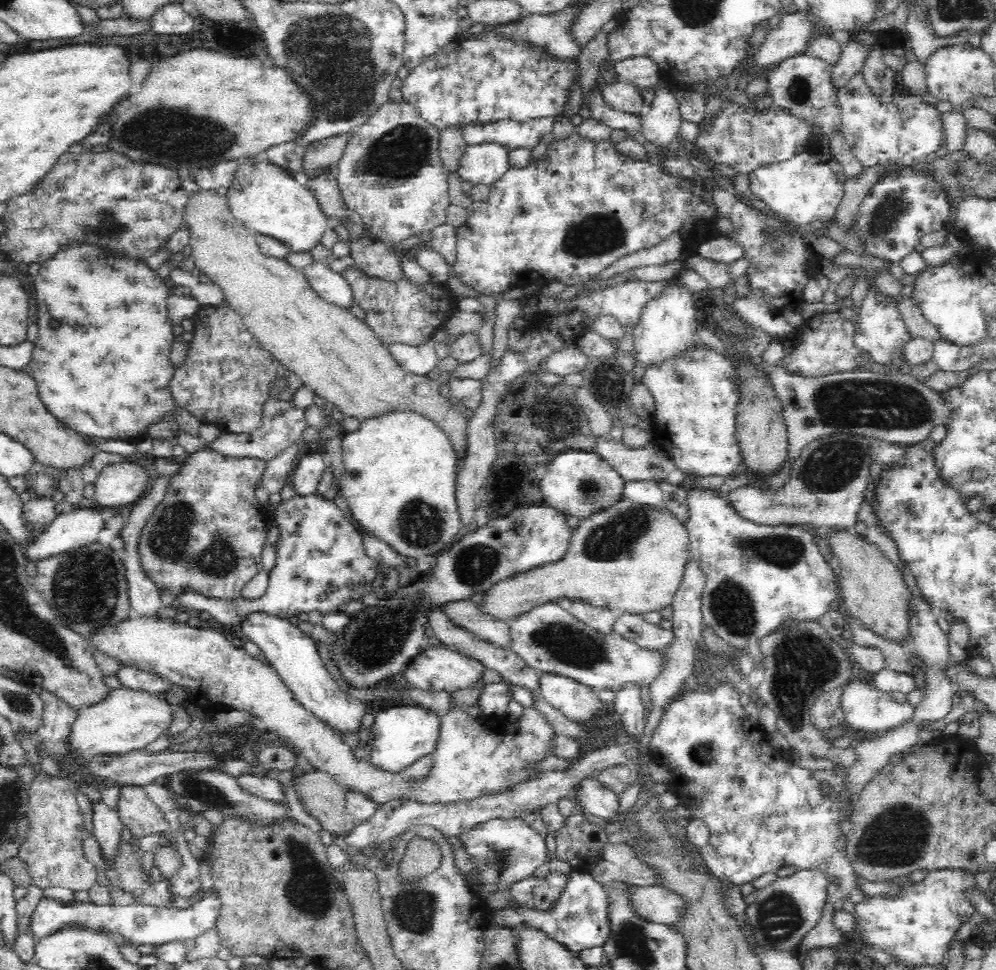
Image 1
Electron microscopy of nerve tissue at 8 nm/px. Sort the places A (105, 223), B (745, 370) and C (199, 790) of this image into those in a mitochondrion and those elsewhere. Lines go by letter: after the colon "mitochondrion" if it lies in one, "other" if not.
A: mitochondrion
B: other
C: mitochondrion

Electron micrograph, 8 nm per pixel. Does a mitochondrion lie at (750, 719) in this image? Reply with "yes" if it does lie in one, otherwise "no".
no

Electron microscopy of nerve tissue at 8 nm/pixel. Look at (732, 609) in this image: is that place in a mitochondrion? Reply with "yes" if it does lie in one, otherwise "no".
yes

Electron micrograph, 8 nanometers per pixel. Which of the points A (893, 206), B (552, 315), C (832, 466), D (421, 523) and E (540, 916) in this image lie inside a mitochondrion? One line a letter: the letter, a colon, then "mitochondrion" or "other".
A: mitochondrion
B: other
C: mitochondrion
D: mitochondrion
E: other

